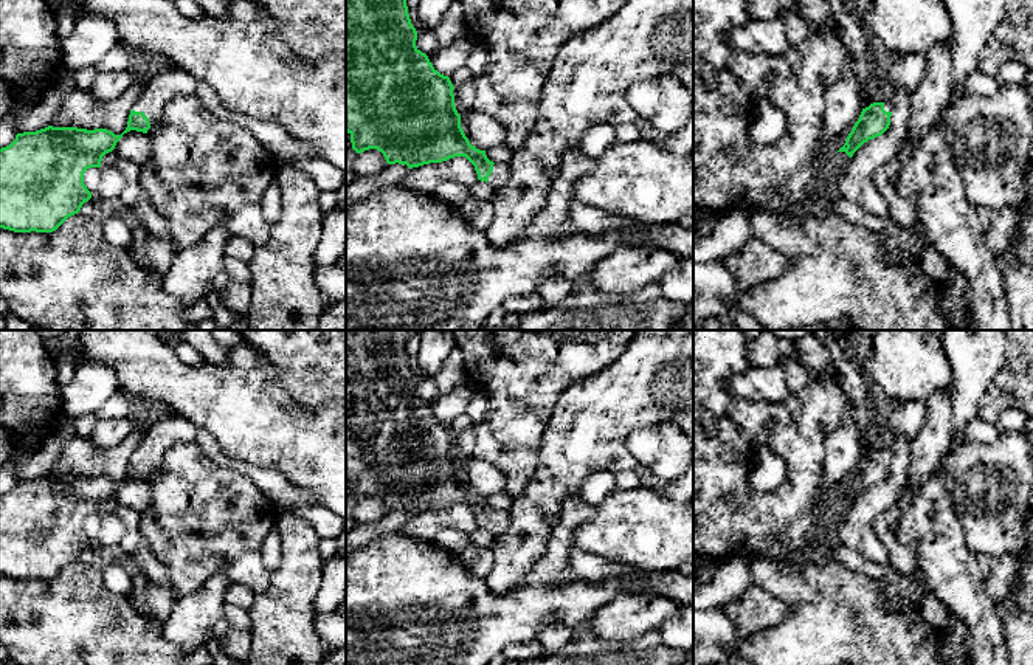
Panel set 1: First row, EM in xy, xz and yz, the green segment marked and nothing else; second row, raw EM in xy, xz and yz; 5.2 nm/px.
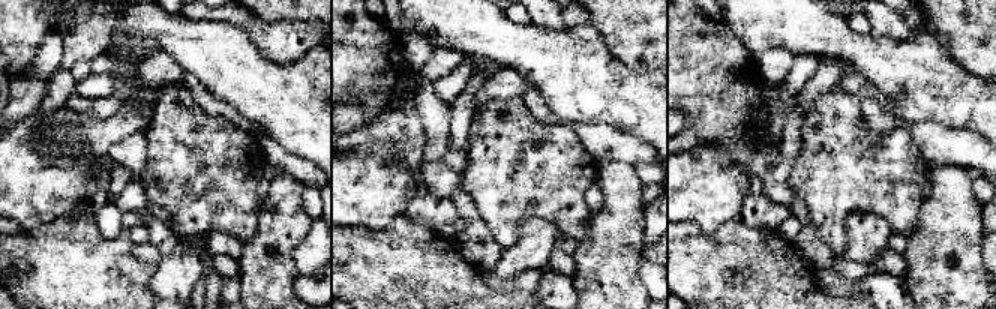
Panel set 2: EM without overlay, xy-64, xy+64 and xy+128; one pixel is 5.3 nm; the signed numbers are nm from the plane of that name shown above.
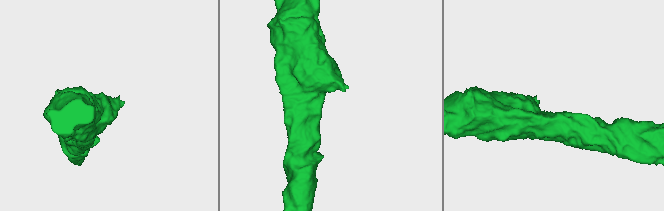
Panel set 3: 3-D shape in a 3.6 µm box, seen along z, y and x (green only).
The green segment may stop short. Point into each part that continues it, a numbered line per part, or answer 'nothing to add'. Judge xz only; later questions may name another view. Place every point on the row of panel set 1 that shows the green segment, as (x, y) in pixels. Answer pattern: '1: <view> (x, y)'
1: xz (500, 174)

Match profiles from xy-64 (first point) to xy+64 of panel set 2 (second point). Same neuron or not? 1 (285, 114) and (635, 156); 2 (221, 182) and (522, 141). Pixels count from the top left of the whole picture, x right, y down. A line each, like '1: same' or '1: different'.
1: different
2: same

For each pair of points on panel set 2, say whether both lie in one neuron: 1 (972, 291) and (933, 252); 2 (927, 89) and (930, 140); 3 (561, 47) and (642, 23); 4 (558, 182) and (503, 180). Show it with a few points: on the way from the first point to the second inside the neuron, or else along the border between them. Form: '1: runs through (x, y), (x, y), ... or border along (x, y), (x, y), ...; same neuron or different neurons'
1: runs through (963, 282), (942, 261); same neuron
2: border along (894, 114), (906, 123), (941, 122), (963, 131); different neurons
3: border along (590, 21), (606, 47), (623, 63); different neurons
4: runs through (545, 180), (516, 180); same neuron

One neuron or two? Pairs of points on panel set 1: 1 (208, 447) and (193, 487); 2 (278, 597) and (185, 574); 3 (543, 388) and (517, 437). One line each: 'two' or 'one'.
1: two
2: two
3: one

